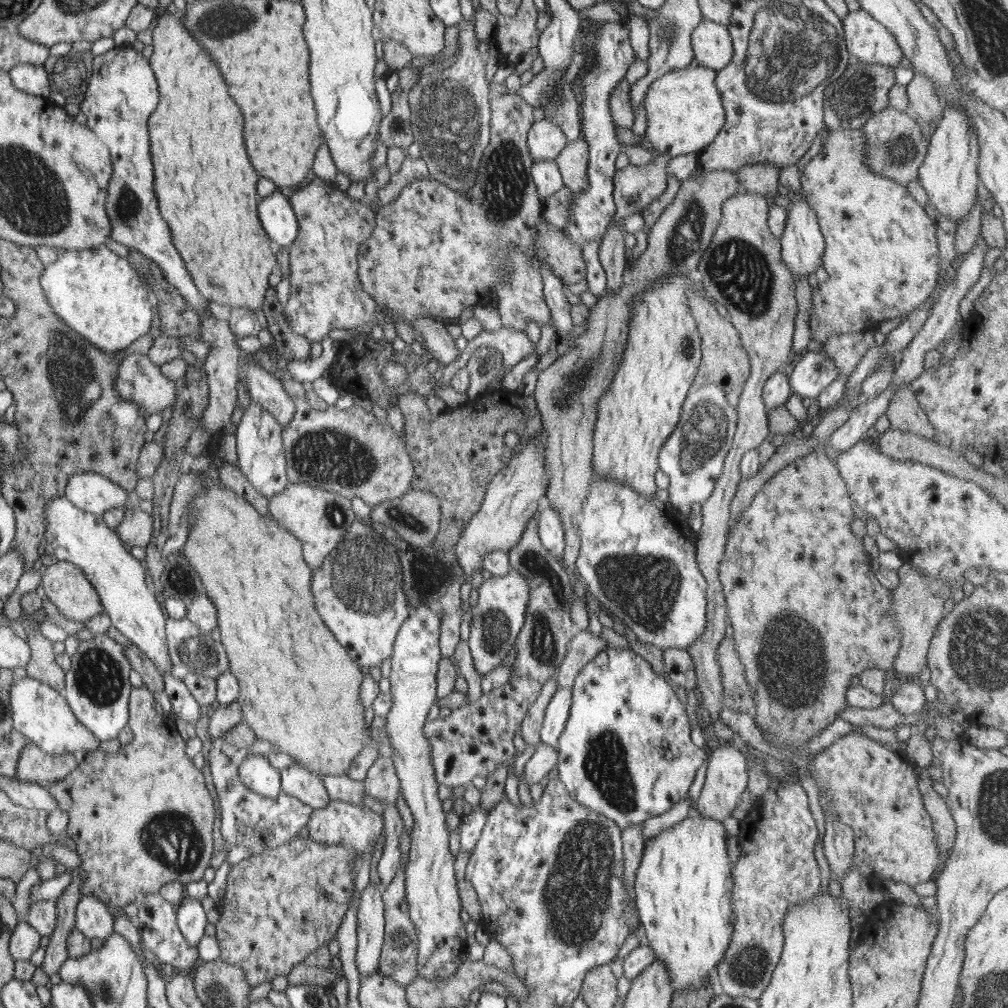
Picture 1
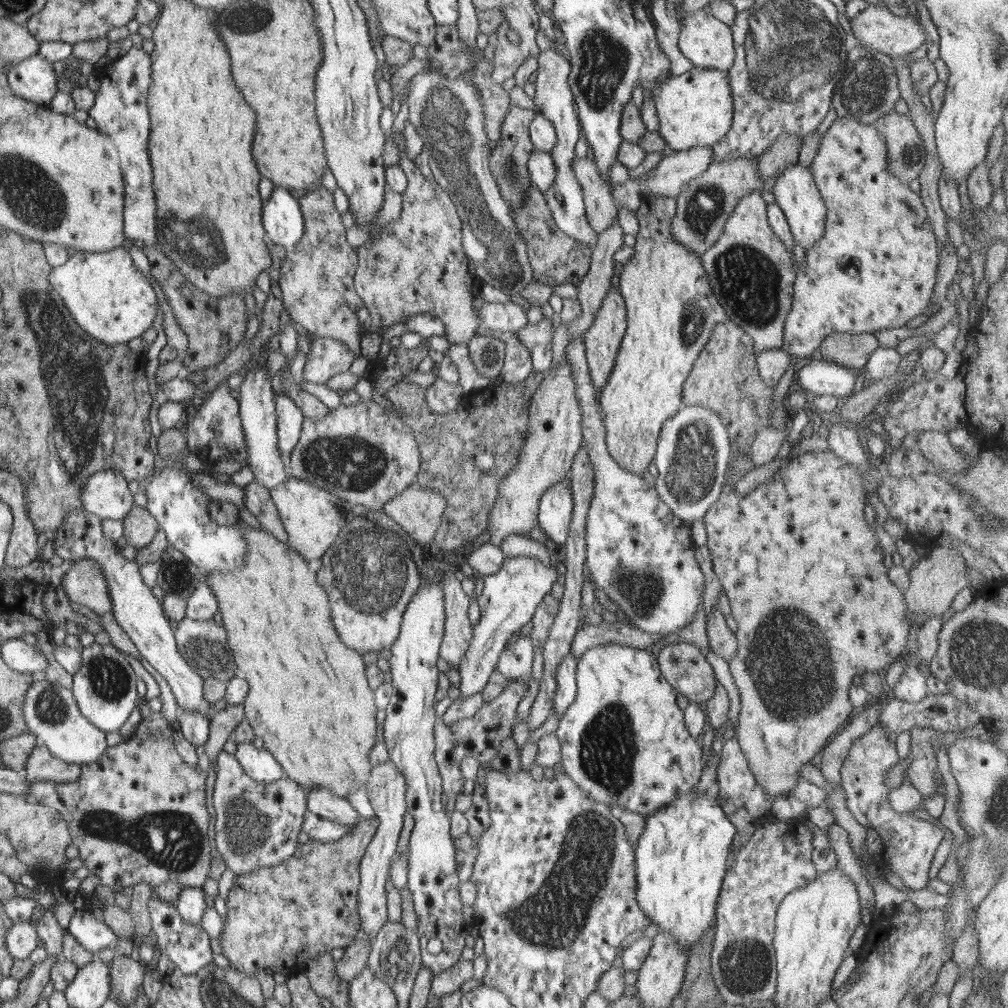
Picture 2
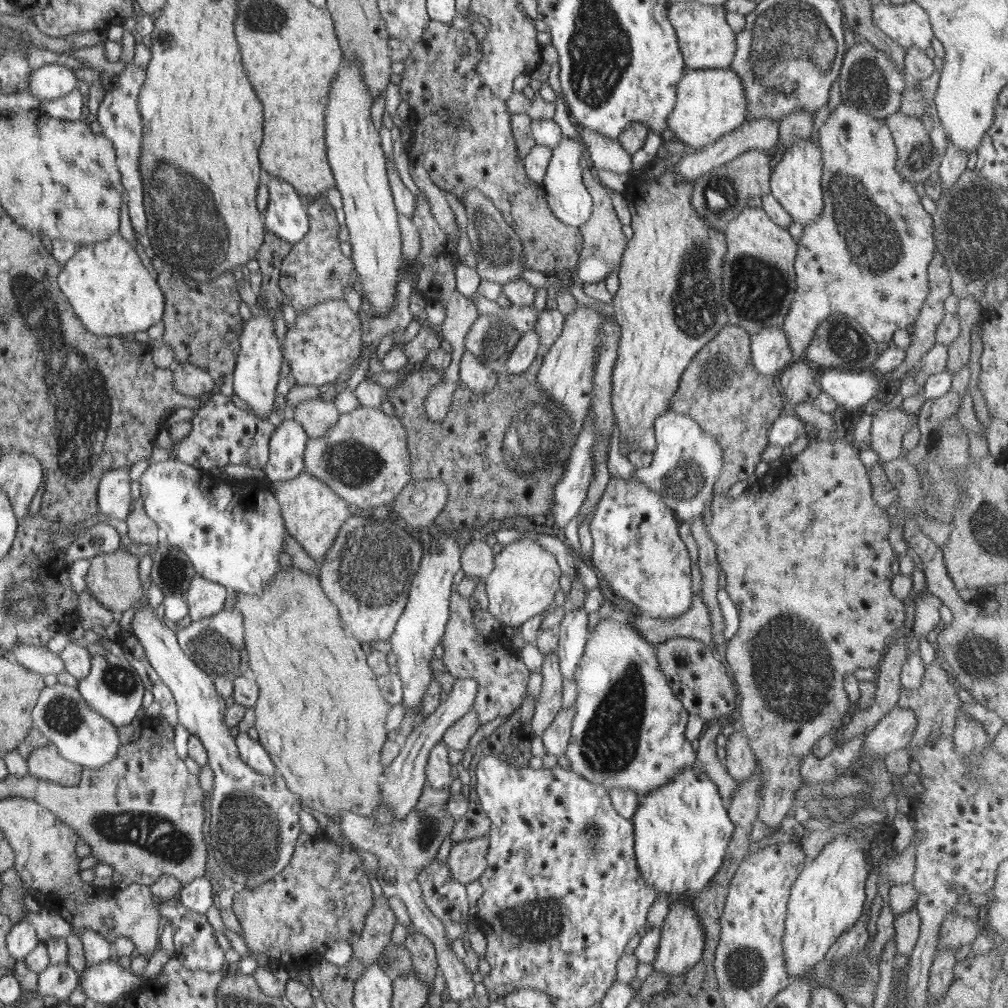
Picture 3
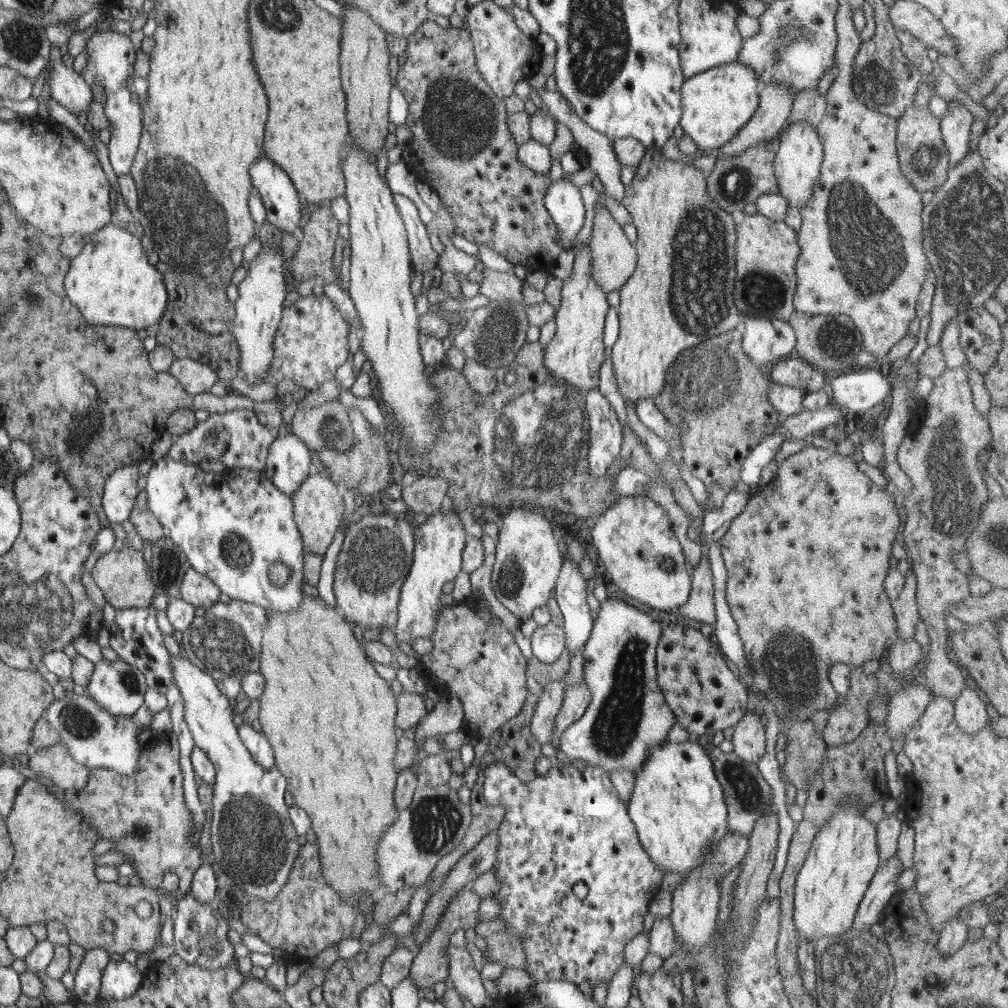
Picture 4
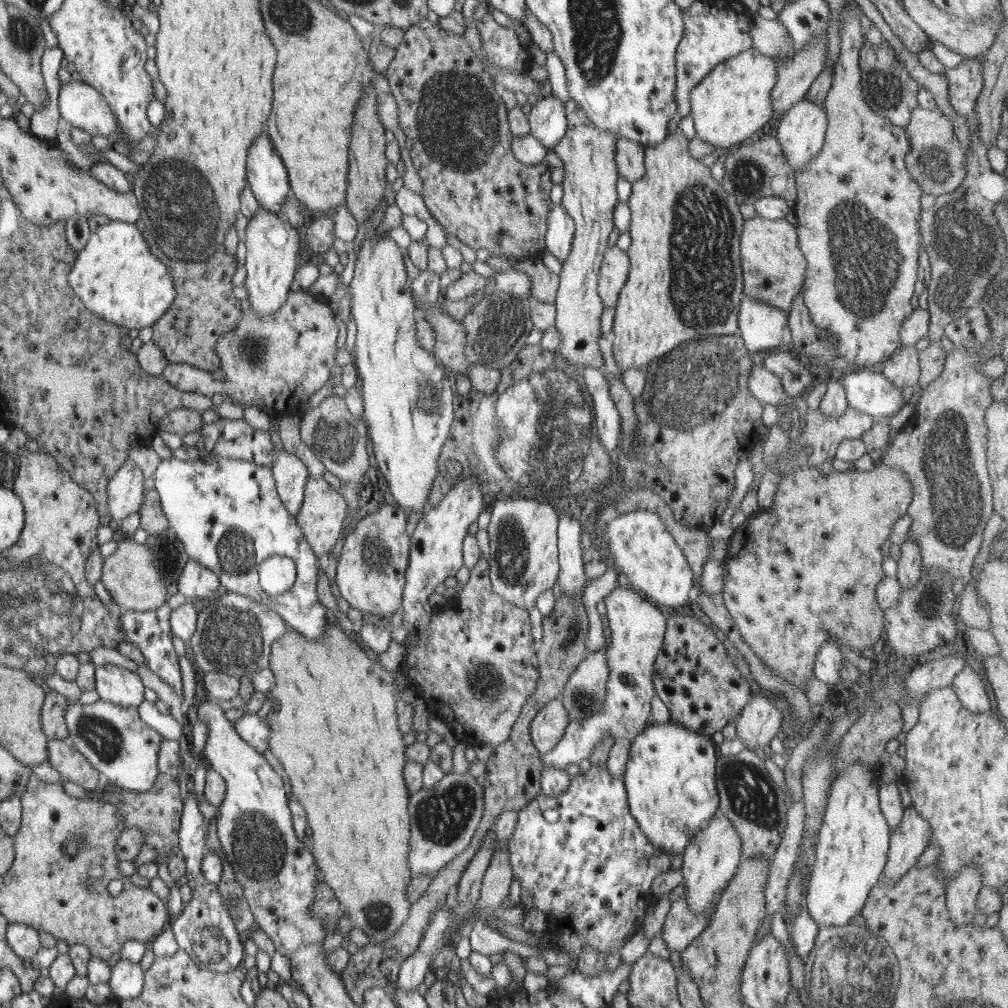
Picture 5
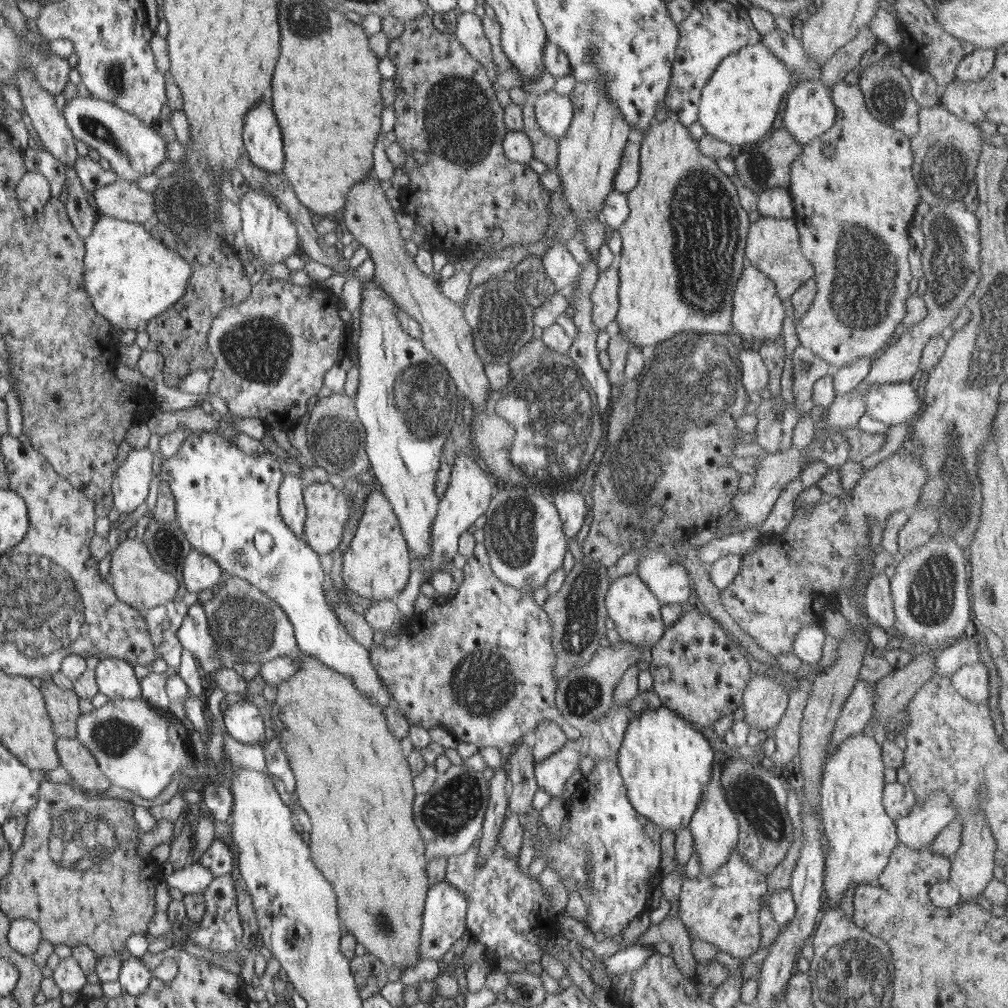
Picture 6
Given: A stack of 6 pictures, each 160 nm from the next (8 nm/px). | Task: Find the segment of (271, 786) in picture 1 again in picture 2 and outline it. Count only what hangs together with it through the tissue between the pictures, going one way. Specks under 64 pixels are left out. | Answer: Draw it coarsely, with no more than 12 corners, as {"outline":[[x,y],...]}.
{"outline":[[238,743],[235,757],[255,782],[283,778],[265,748]]}

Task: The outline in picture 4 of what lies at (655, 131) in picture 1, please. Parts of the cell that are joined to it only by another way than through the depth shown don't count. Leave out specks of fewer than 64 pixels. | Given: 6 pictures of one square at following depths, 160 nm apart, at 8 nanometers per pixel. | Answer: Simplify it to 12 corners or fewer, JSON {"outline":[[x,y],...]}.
{"outline":[[739,61],[687,78],[679,125],[718,150],[759,108],[762,85]]}

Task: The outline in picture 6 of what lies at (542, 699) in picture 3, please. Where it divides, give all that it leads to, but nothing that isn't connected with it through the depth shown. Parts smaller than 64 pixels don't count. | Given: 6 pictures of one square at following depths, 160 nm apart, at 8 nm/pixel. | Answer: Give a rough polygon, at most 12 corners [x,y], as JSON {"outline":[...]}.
{"outline":[[554,721],[539,722],[530,738],[534,762],[566,742]]}

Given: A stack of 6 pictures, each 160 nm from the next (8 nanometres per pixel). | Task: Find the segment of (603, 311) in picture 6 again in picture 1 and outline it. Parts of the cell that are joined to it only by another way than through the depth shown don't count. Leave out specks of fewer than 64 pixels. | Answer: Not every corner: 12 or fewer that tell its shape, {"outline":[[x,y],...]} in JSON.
{"outline":[[567,141],[554,159],[572,193],[588,184],[589,144]]}

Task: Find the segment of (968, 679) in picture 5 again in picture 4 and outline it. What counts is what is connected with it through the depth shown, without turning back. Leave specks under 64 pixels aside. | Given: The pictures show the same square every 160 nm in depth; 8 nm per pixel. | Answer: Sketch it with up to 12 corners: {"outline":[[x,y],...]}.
{"outline":[[965,684],[954,702],[958,728],[976,734],[989,716],[982,698]]}

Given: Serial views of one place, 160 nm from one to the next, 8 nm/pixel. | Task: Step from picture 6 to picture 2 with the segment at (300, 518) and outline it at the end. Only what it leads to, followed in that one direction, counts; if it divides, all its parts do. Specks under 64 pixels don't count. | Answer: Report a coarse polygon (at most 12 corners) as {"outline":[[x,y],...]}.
{"outline":[[275,394],[280,456],[286,467],[302,434],[294,398]]}

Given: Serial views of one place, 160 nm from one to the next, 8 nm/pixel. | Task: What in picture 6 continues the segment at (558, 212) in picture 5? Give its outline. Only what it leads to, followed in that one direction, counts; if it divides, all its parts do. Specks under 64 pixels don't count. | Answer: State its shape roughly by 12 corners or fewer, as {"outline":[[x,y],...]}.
{"outline":[[554,241],[541,257],[557,292],[577,280],[583,266],[566,243]]}

